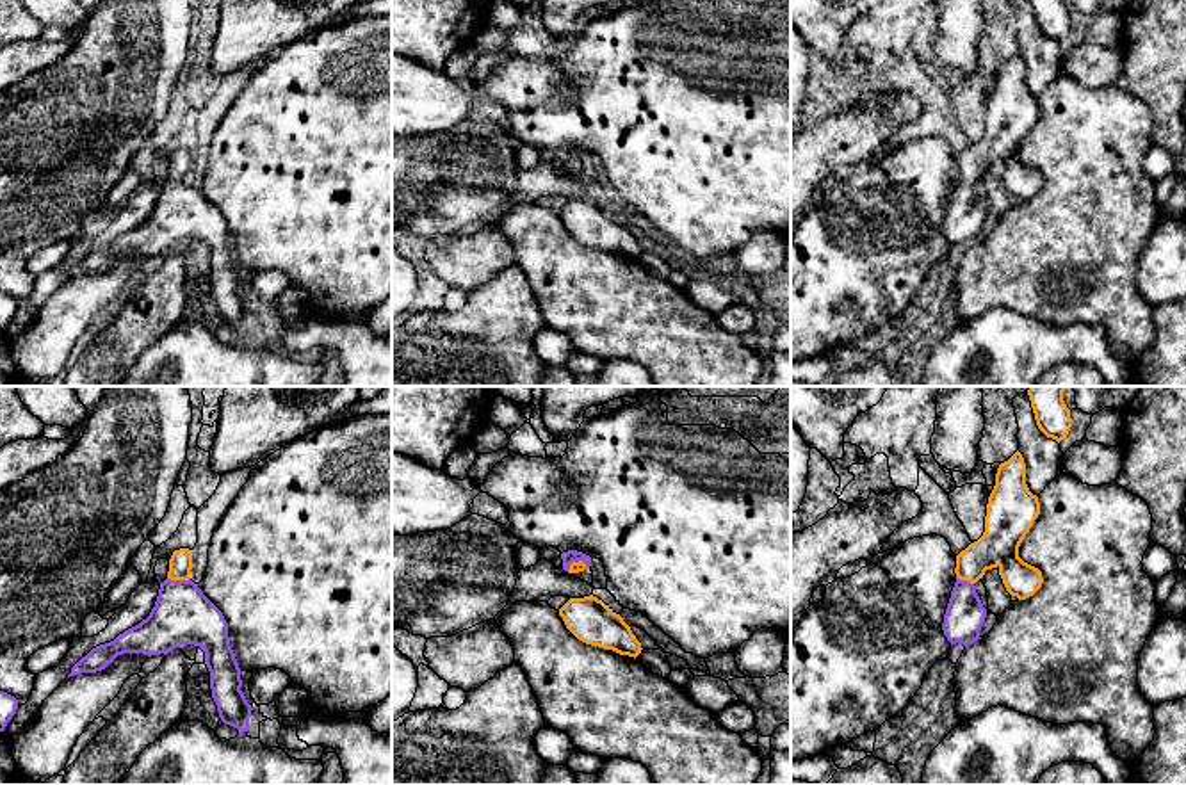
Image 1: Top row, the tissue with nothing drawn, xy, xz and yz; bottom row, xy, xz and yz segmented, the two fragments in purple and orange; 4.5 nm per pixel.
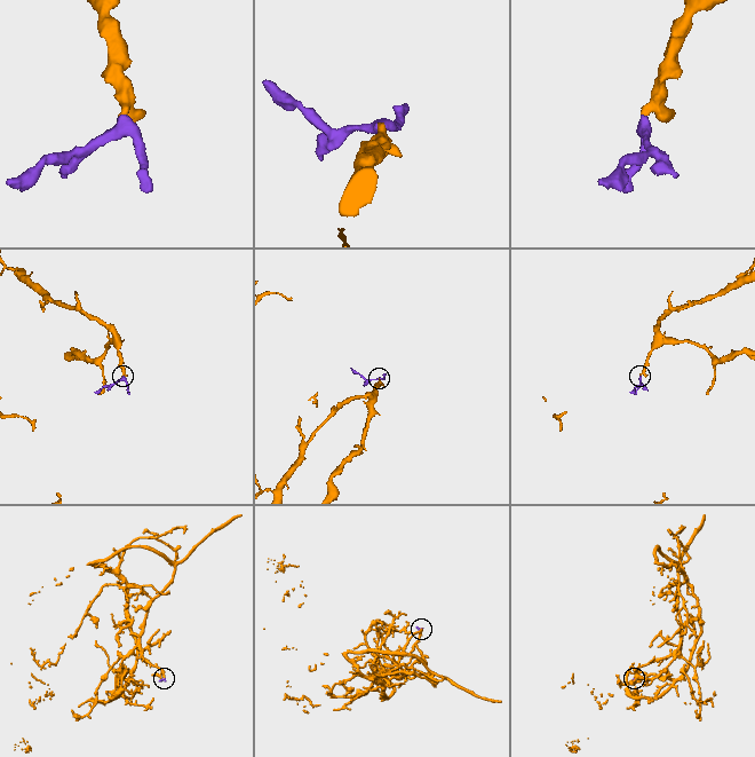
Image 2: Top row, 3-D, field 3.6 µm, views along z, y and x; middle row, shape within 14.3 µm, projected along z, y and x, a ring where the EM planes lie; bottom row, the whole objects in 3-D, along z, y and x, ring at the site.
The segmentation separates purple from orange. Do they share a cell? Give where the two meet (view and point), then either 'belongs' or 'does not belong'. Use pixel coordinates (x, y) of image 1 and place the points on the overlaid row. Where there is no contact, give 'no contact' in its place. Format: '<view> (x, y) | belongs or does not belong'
xy (178, 581) | belongs

